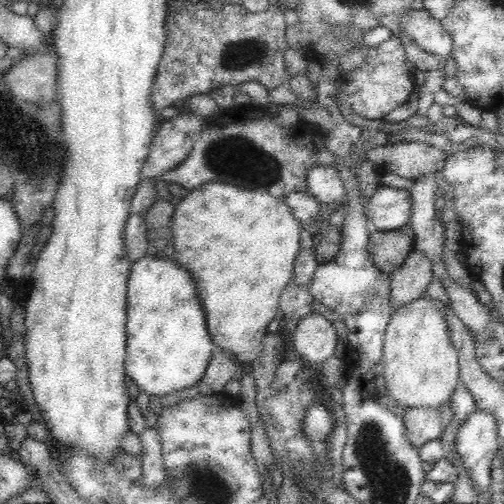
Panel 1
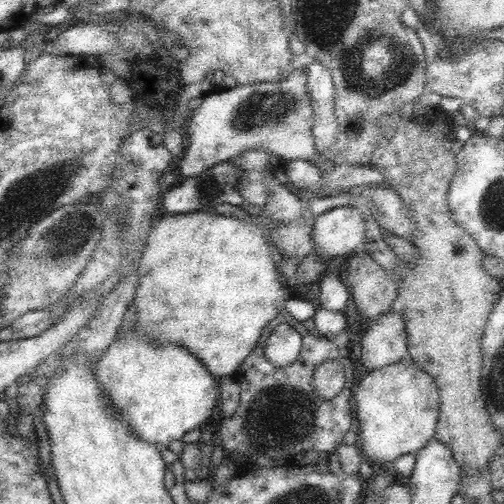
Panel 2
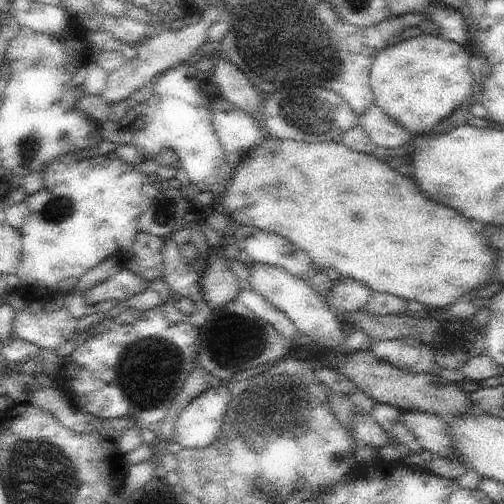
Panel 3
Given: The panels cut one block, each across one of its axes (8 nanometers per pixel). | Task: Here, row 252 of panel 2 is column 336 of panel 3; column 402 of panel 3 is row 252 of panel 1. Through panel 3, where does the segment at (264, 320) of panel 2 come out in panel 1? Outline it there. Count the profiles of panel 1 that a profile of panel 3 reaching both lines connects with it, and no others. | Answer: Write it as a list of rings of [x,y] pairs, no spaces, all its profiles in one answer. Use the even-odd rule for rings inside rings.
[[[212,182],[190,190],[176,204],[168,228],[172,230],[174,260],[196,280],[208,332],[212,334],[212,340],[220,344],[218,350],[226,350],[234,360],[244,364],[256,362],[264,346],[264,336],[268,334],[266,328],[280,310],[280,296],[296,274],[294,262],[300,250],[300,232],[304,230],[302,222],[298,222],[292,210],[288,210],[284,198],[276,198],[264,190]]]

